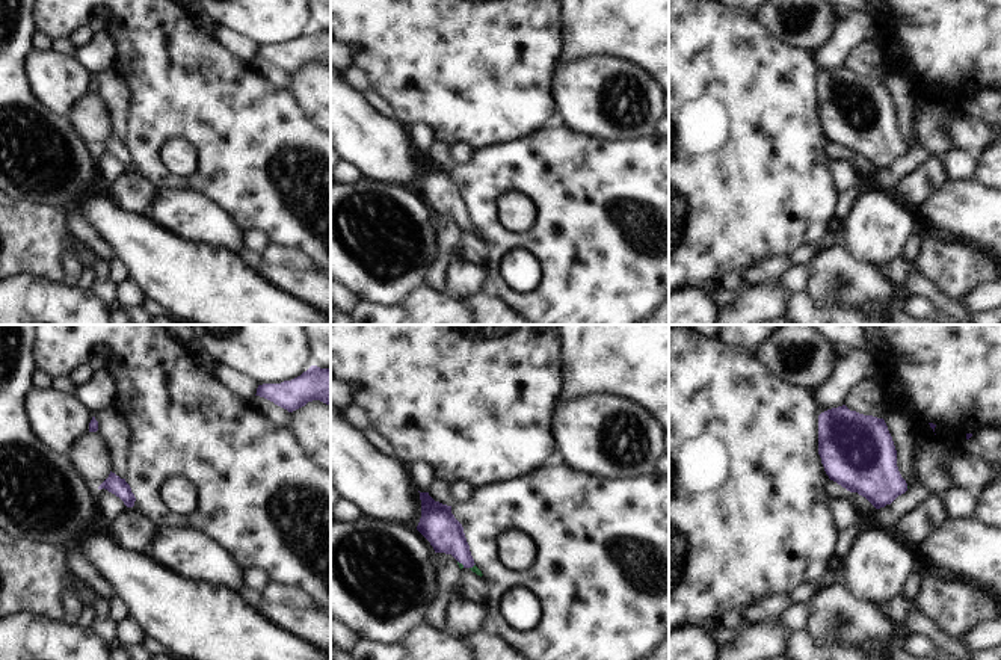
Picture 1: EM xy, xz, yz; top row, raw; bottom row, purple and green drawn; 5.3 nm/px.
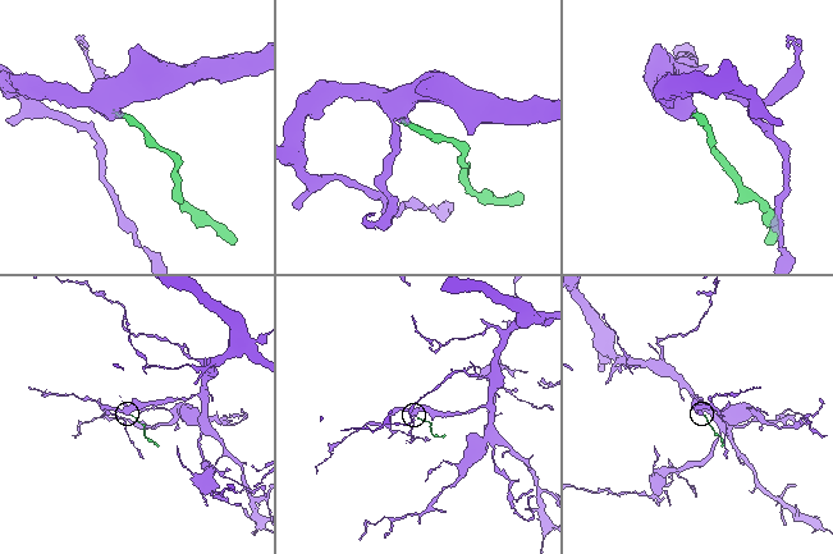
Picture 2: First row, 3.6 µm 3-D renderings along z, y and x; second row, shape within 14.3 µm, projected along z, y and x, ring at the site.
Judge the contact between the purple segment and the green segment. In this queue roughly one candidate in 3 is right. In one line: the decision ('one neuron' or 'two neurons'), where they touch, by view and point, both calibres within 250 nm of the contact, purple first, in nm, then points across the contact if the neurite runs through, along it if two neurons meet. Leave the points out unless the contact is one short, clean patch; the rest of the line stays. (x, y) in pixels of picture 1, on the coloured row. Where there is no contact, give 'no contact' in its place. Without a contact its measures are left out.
one neuron; contact xz (461, 562); calibres 190 and 20 nm; way xz (437, 524), (459, 548), (461, 562), (461, 565)

